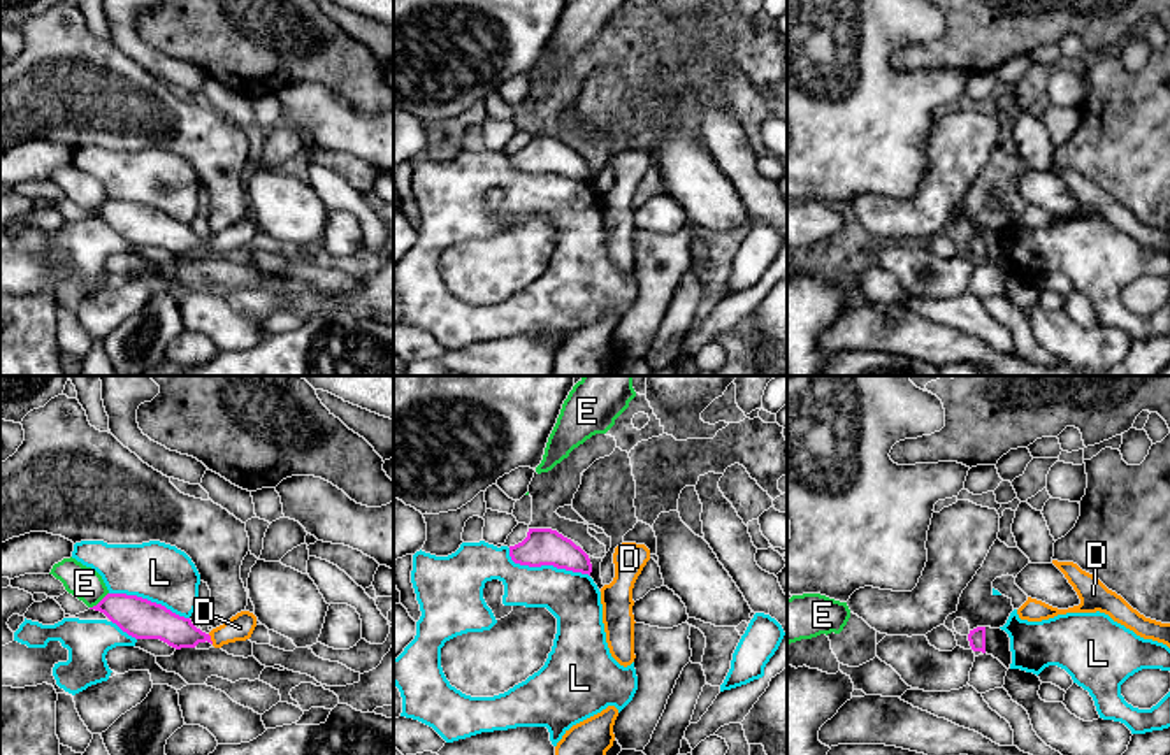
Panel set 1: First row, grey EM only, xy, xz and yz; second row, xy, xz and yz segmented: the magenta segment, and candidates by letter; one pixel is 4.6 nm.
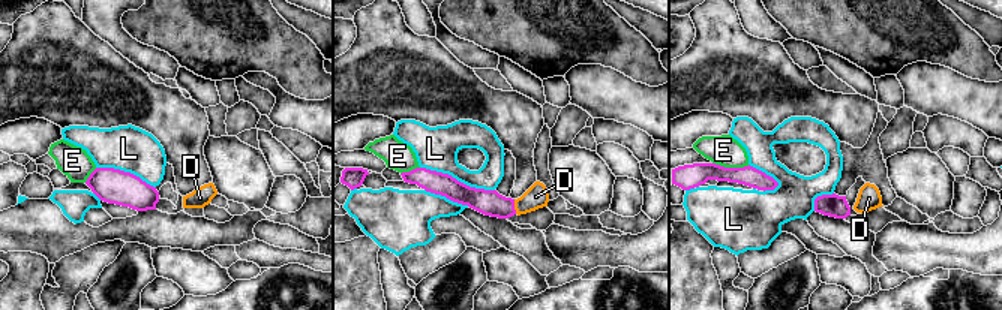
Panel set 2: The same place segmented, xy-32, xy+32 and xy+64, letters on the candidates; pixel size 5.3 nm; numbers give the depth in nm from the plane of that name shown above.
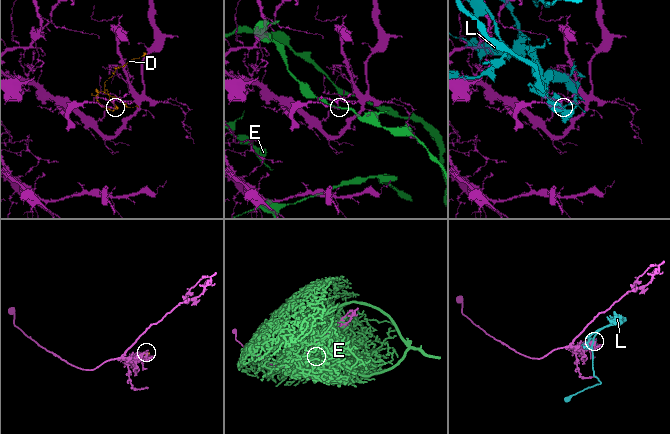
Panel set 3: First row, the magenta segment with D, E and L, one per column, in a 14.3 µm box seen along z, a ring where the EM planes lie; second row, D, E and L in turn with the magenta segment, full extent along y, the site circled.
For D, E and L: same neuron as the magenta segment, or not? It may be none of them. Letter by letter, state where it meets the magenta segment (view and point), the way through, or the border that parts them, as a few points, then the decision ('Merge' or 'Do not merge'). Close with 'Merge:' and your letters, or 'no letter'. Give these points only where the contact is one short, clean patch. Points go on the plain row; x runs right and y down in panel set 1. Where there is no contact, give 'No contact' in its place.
D: Touches magenta at xy (209, 246). Path across: xy (158, 229), (183, 241), (209, 246), (239, 234). Merge
E: Touches magenta at xy (101, 208). Do not merge
L: Touches magenta at xz (545, 171). Do not merge
Merge: D

